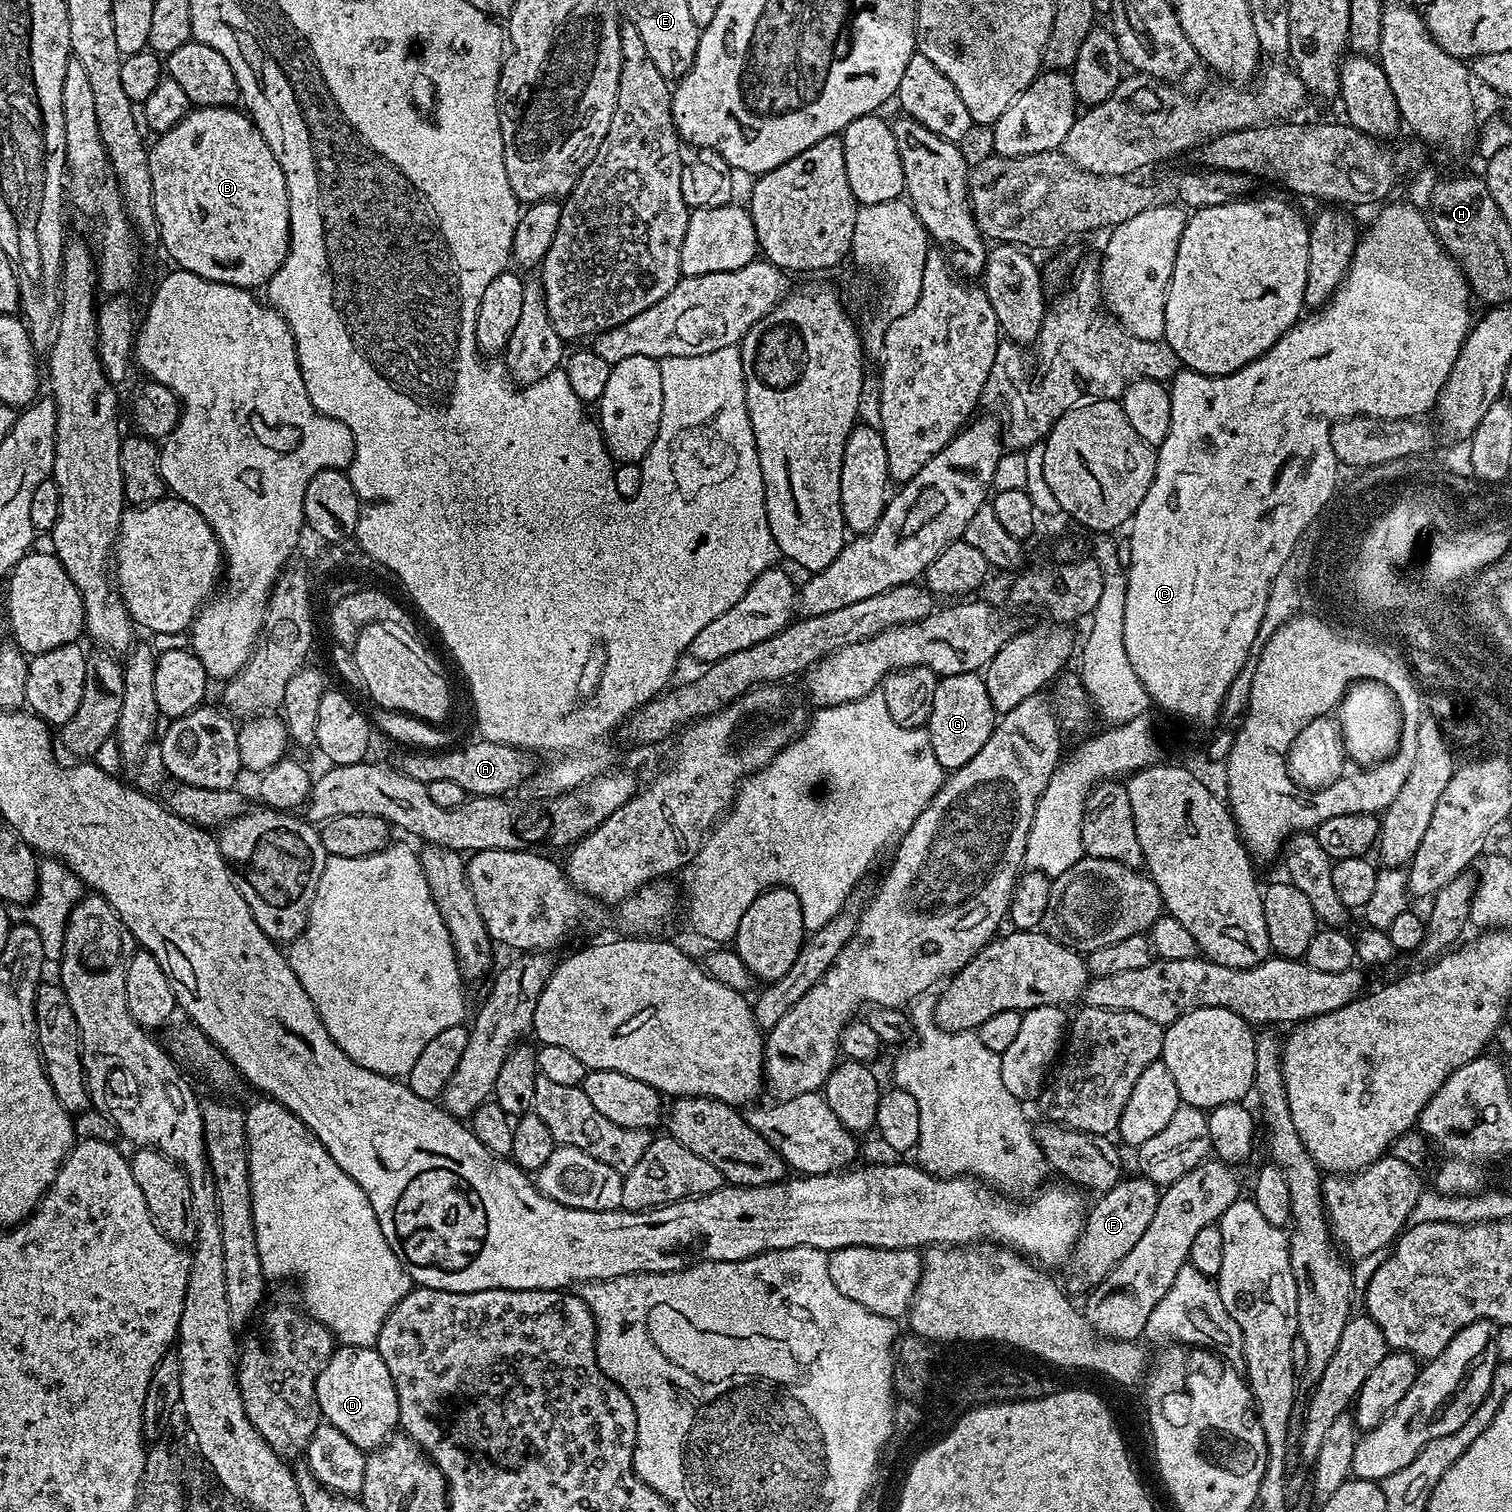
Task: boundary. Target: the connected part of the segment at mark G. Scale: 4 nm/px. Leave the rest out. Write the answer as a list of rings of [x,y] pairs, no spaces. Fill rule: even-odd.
[[[980,672],[939,677],[934,690],[934,706],[926,725],[934,758],[938,758],[945,770],[966,766],[966,762],[986,746],[990,734],[996,729],[997,719],[998,713],[990,702],[990,694],[986,694],[986,682]]]

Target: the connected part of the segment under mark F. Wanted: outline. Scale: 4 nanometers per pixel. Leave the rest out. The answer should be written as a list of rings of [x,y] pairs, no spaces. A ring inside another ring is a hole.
[[[1133,1174],[1132,1177],[1122,1178],[1112,1189],[1101,1192],[1095,1198],[1096,1205],[1089,1207],[1086,1212],[1084,1229],[1080,1231],[1080,1237],[1076,1243],[1070,1259],[1067,1261],[1069,1293],[1091,1293],[1092,1289],[1105,1280],[1130,1254],[1130,1250],[1138,1243],[1138,1238],[1146,1234],[1146,1226],[1150,1226],[1150,1218],[1154,1218],[1154,1210],[1158,1210],[1161,1189],[1152,1180],[1145,1176]]]

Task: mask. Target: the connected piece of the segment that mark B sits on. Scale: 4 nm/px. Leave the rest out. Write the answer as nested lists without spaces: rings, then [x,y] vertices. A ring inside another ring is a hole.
[[[193,107],[187,116],[170,130],[159,133],[151,141],[148,157],[150,158],[150,178],[154,178],[154,214],[158,214],[160,227],[160,244],[168,251],[175,267],[181,272],[198,274],[207,280],[233,284],[239,288],[260,290],[267,285],[268,279],[282,266],[288,253],[288,227],[290,226],[290,198],[286,190],[286,174],[282,166],[278,166],[278,158],[274,158],[274,150],[266,146],[266,138],[257,130],[252,117],[243,111],[231,108],[197,108]]]

